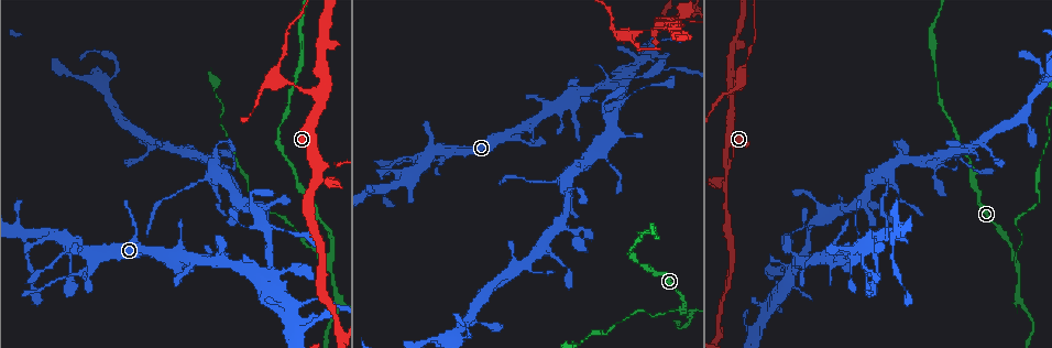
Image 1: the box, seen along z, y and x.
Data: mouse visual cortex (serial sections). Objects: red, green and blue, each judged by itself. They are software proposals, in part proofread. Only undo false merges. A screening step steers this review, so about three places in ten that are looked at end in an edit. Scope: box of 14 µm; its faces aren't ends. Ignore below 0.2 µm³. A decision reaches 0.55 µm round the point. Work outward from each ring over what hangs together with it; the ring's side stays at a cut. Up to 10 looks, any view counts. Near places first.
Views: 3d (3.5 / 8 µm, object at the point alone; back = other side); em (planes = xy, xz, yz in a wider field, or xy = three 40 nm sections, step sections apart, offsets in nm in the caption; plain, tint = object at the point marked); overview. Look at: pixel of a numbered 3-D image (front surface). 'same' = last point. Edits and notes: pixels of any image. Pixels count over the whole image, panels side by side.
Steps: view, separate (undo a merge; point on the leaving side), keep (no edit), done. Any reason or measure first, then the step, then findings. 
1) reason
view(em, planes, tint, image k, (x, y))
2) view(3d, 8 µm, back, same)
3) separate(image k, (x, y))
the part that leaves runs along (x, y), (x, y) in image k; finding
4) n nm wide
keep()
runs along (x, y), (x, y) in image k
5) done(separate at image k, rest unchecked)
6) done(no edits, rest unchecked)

sharp bend
view(3d, 3.5 µm, image 1, (678, 309))

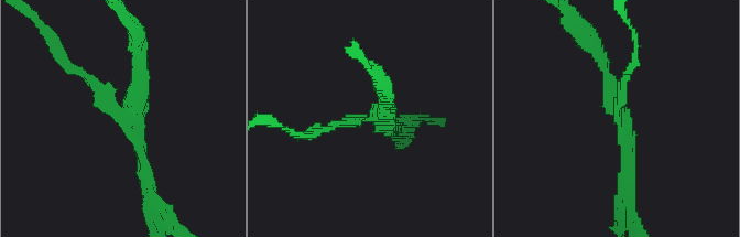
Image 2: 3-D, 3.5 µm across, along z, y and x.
need the tissue
view(em, xy, step 3, tint, image 2, (128, 105))

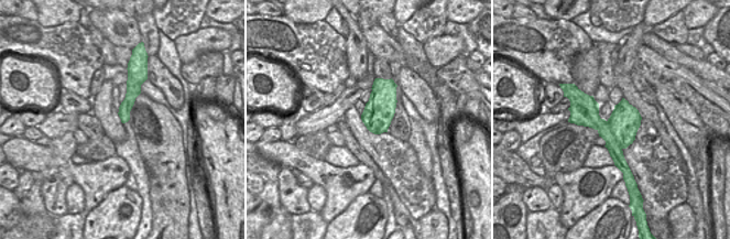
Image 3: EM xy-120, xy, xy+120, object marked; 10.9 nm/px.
3 arms
separate(image 2, (91, 78))
the part that leaves runs along (120, 108), (60, 57), (50, 33) in image 2; two cells meet here

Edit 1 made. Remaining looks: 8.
abrupt turn
view(3d, 3.5 µm, back, image 1, (790, 285))

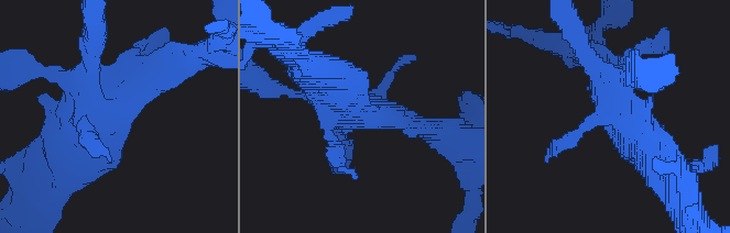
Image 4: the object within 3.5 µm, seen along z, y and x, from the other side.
view(em, planes, tint, image 4, (116, 110))

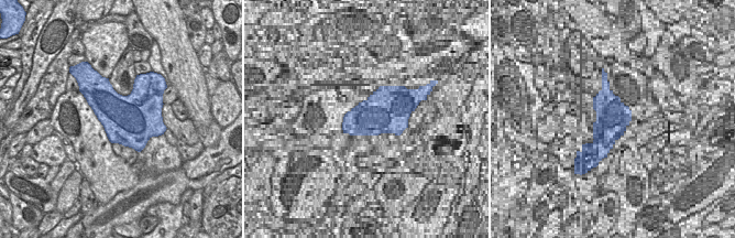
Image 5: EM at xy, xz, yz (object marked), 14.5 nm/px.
keep()
runs along (160, 71), (99, 109), (93, 44) in image 4; continuous, no second cell

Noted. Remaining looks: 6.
arms part here
view(3d, 8 µm, back, image 1, (926, 159))

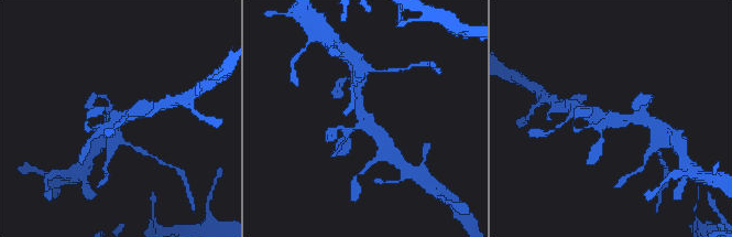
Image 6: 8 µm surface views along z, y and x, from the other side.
need the tissue
view(em, xy, step 3, tint, image 6, (610, 117))

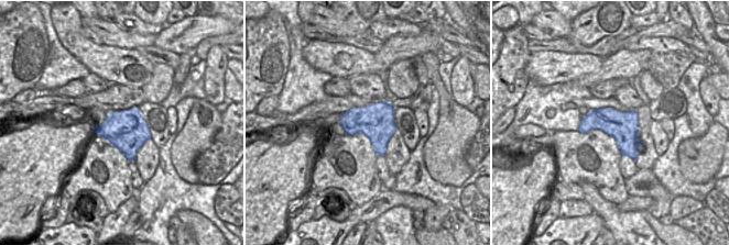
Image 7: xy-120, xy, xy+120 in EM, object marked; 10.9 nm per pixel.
keep()
runs along (358, 89), (362, 119), (384, 141) in image 6; continuous, no second cell

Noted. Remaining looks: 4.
arms part here
view(3d, 3.5 µm, image 1, (732, 98))

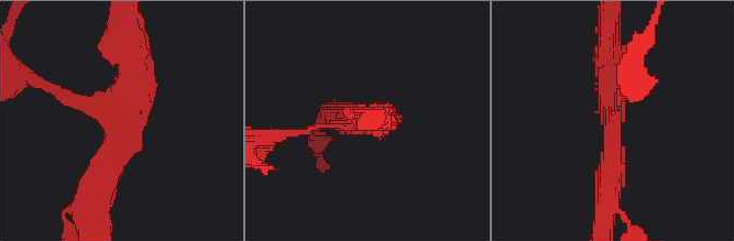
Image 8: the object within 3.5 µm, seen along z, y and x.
arms of 100, 400, 400 nm
keep()
all the same cell

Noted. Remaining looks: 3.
done(separate at image 2, rest unchecked)

